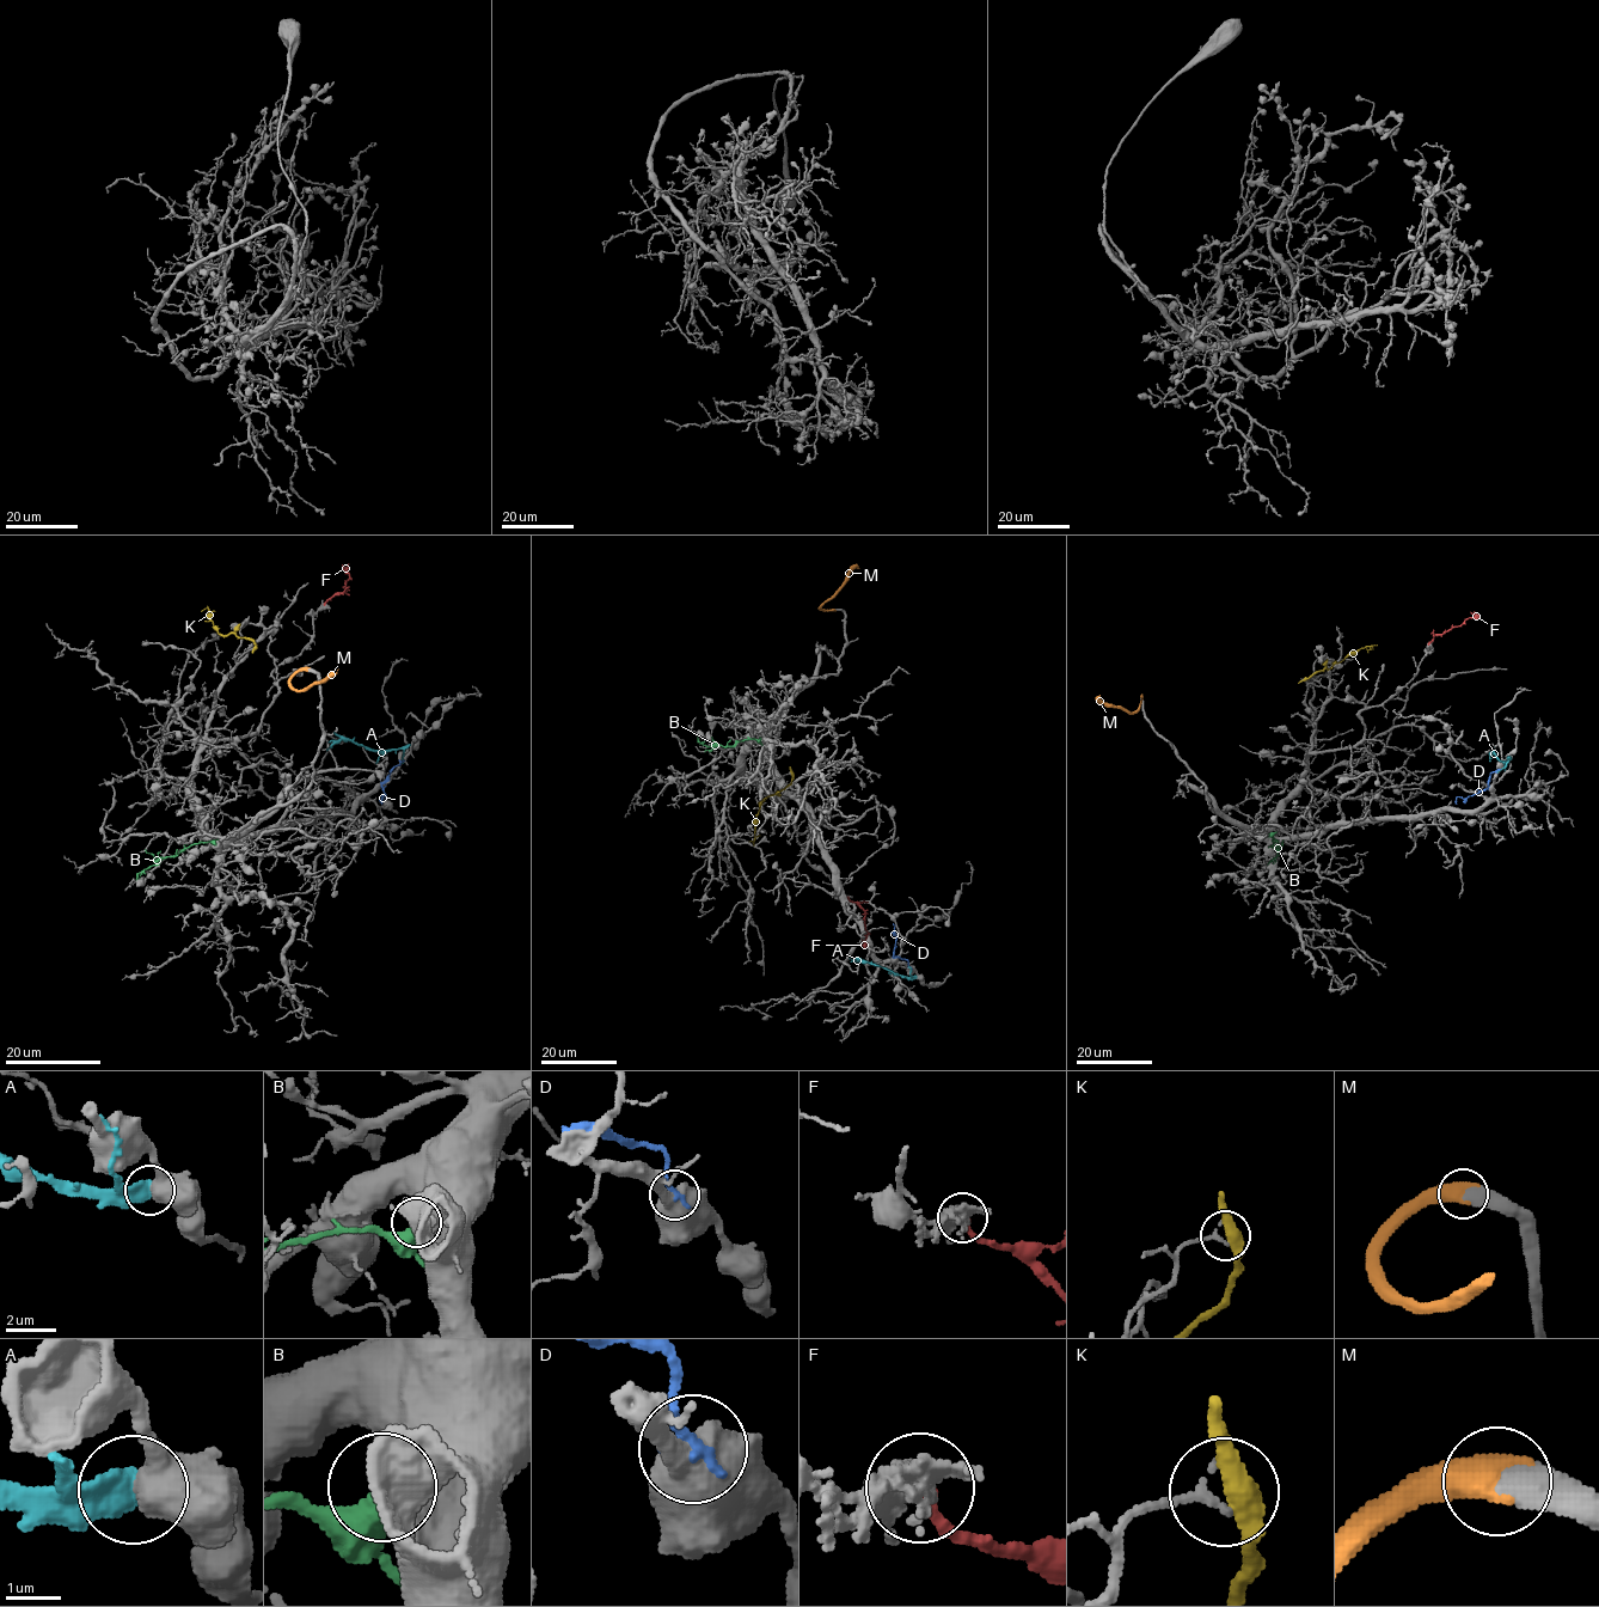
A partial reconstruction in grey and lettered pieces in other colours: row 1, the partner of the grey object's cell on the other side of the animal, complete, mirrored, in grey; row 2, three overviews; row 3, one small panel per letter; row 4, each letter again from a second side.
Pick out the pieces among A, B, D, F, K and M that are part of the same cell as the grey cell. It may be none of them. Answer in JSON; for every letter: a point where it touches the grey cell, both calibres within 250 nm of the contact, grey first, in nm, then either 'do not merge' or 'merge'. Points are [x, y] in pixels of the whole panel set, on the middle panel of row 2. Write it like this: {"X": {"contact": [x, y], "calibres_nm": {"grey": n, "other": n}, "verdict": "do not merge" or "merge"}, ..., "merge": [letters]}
{"A": {"contact": [916, 977], "calibres_nm": {"grey": 480, "other": 550}, "verdict": "do not merge"}, "B": {"contact": [760, 738], "calibres_nm": {"grey": 600, "other": 420}, "verdict": "do not merge"}, "D": {"contact": [910, 966], "calibres_nm": {"grey": 550, "other": 280}, "verdict": "do not merge"}, "F": {"contact": [847, 898], "calibres_nm": {"grey": 320, "other": 280}, "verdict": "do not merge"}, "K": {"contact": [791, 774], "calibres_nm": {"grey": 180, "other": 400}, "verdict": "do not merge"}, "M": {"contact": [833, 610], "calibres_nm": {"grey": 480, "other": 600}, "verdict": "merge"}, "merge": ["M"]}

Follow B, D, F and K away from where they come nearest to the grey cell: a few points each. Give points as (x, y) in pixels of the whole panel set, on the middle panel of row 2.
B: (760, 737), (721, 746), (703, 745), (697, 737)
D: (910, 967), (906, 959), (893, 954), (893, 926)
F: (847, 897), (865, 912), (865, 945), (862, 940)
K: (790, 774), (790, 784), (760, 804), (754, 839), (760, 836)

